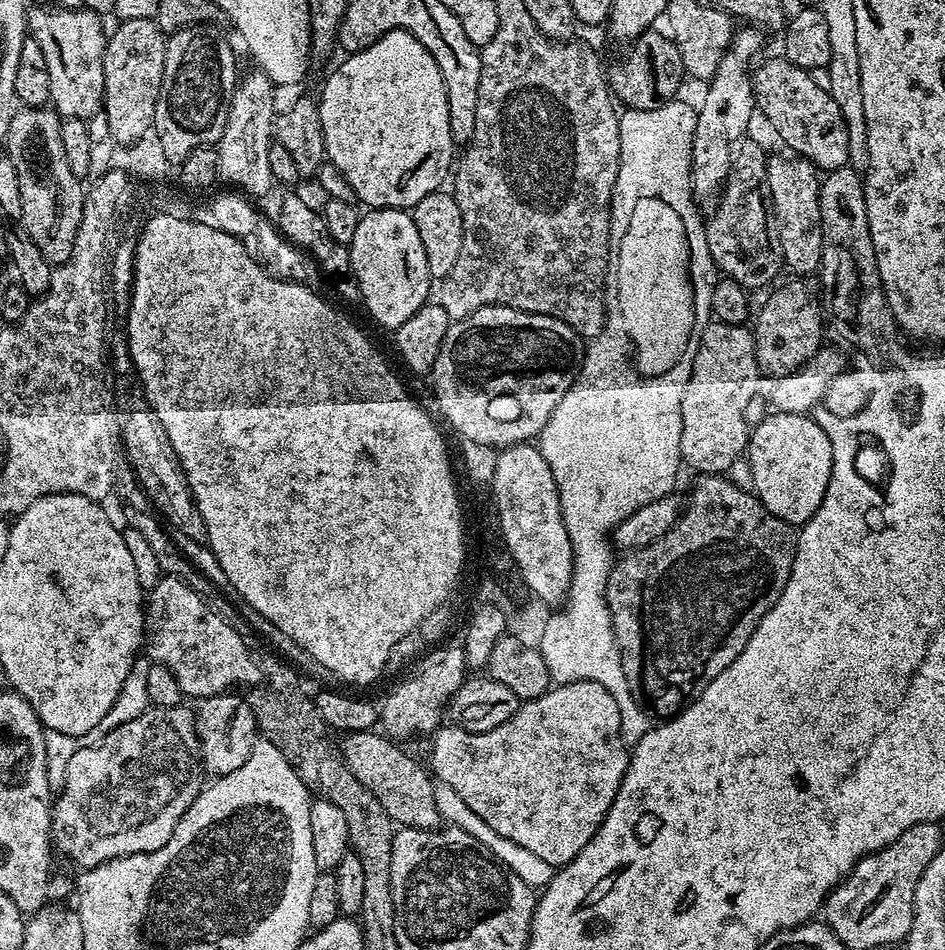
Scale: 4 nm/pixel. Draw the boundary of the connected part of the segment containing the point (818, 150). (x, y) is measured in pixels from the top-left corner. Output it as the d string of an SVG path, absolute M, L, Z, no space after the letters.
M783 58L757 63L751 73L759 115L768 119L769 126L780 135L786 147L793 148L788 150L827 174L849 167L850 142L846 138L846 122L842 110L838 110L838 102L834 102L827 87L812 76L815 75L809 69L794 66Z

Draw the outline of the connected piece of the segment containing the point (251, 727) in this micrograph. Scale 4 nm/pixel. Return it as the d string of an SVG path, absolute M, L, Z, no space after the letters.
M236 692L208 696L197 705L194 714L196 734L199 738L203 769L219 778L238 770L250 756L258 738L258 727L253 708L247 699Z

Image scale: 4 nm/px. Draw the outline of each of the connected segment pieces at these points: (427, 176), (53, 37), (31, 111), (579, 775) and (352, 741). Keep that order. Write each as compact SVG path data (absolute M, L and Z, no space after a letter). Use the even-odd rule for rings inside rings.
M401 28L388 32L384 36L378 37L368 48L360 52L351 53L336 69L332 72L332 77L324 84L324 93L318 96L320 105L320 117L322 118L322 130L324 131L324 141L326 142L327 159L354 186L354 194L361 205L369 209L377 208L399 208L401 210L411 210L415 204L422 202L426 194L437 191L444 179L449 179L450 173L454 168L454 145L450 134L450 110L448 109L448 99L446 98L446 86L442 74L438 70L438 62L430 58L430 50L418 42L410 33L404 32Z
M52 8L28 9L28 31L31 39L38 42L42 55L46 57L46 70L50 70L50 104L61 117L82 118L87 120L94 113L101 111L104 102L104 45L106 28L100 25L101 17L89 12L87 8Z
M21 107L10 122L10 134L6 138L6 154L18 170L18 191L22 194L22 210L18 217L34 238L42 258L54 266L66 262L74 250L74 238L82 222L82 206L86 191L81 177L70 170L66 162L66 149L62 147L61 117L51 107Z
M598 682L556 684L546 694L523 701L512 718L492 730L469 732L463 726L448 727L441 727L431 737L430 768L435 779L453 788L486 827L493 828L504 840L513 840L544 864L569 864L594 838L628 769L630 748L620 734L618 702Z
M376 730L353 732L341 740L344 741L338 744L338 751L344 765L358 782L362 782L362 786L366 786L366 790L370 790L370 794L374 794L374 798L378 798L378 802L382 802L382 810L386 810L397 825L406 828L441 827L440 808L436 805L437 785L425 765L424 769L410 753L400 749L403 747L397 741Z

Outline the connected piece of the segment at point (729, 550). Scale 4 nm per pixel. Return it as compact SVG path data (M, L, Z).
M724 474L701 475L697 479L700 481L692 488L692 497L689 498L688 504L686 500L674 526L670 530L666 530L666 534L662 534L662 538L658 538L650 546L629 551L625 555L628 557L625 558L624 564L617 563L608 580L609 593L614 594L619 588L624 588L626 599L632 600L635 596L640 596L641 602L644 603L644 609L640 612L640 624L644 627L644 668L626 667L626 682L641 708L652 718L671 718L677 712L684 711L693 700L703 694L706 686L710 686L710 682L714 682L714 678L718 678L718 674L722 674L722 670L726 670L726 666L730 666L730 662L734 662L734 658L738 658L738 654L742 654L742 650L746 646L746 642L750 642L758 622L778 602L792 573L798 539L793 525L782 522L782 518L770 514L770 510L766 510L763 502L747 487L739 488L734 481L727 480L728 478Z

